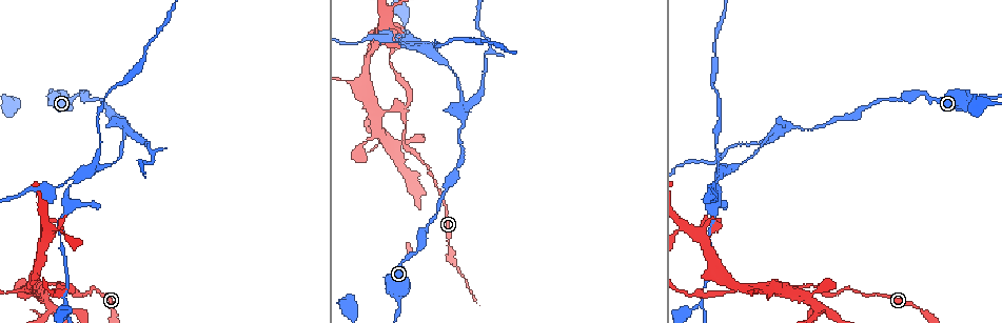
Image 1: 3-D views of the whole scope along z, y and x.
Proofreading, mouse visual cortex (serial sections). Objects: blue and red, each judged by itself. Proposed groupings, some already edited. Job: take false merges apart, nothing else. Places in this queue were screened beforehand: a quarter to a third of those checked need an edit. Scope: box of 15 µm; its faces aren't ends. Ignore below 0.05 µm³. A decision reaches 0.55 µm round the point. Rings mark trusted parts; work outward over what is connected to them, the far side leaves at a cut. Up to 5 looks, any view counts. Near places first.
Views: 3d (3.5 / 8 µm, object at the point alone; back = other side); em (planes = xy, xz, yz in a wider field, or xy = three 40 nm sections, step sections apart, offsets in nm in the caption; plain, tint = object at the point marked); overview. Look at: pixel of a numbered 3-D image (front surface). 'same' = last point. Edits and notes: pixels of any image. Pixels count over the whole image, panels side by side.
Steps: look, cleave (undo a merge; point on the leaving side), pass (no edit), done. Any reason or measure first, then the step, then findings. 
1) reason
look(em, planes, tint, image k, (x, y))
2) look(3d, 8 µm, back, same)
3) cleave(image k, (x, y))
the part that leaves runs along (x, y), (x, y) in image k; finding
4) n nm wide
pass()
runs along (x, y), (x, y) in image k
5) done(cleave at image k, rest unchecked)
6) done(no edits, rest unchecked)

thin neck
look(3d, 3.5 µm, image 1, (920, 308))

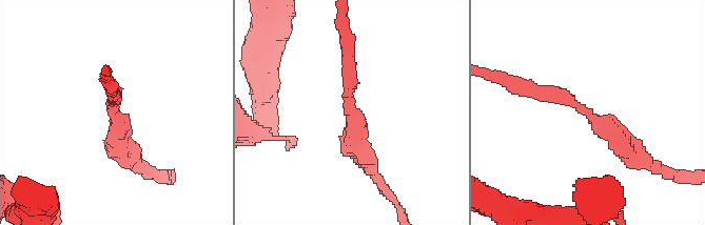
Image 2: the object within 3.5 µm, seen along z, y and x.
arms of 200, 300 nm; need the tissue
look(em, planes, tint, image 2, (113, 108))

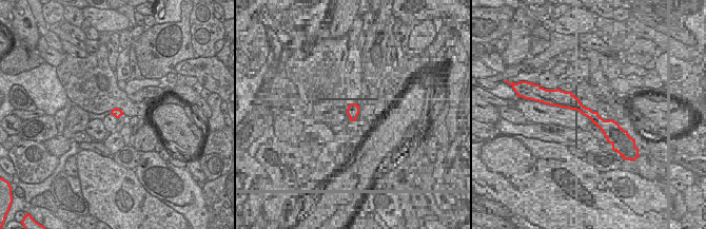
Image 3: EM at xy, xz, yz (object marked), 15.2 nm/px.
pass()
continuous, no second cell

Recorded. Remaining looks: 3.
sharp bend
look(3d, 3.5 µm, image 1, (400, 110))

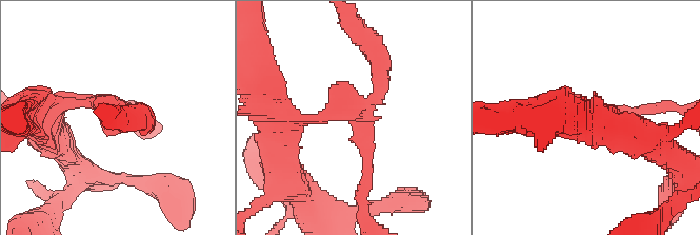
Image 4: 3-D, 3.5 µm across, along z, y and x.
3 arms; arms of 150, 150, 250 nm; shape alone is not enough
look(em, xy, step 2, tint, image 4, (356, 113))

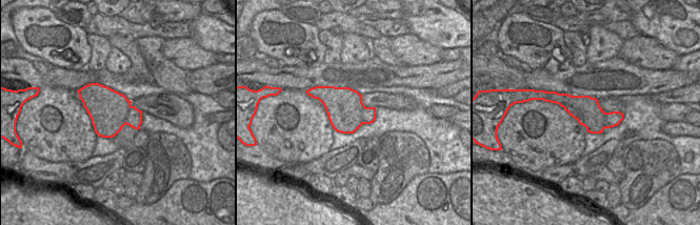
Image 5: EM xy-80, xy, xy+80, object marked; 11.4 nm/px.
cleave(image 4, (335, 91))
the part that leaves runs along (355, 120), (271, 120) in image 4; two cells meet here

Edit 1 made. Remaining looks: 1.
done(cleave at image 4, rest unchecked)

